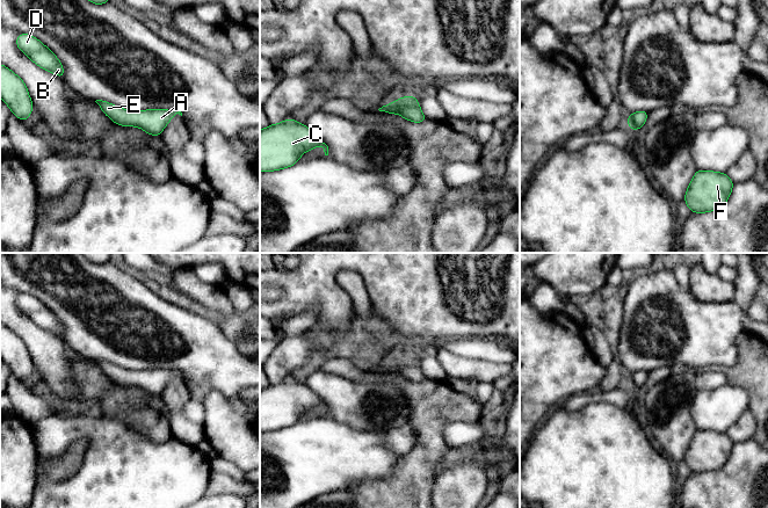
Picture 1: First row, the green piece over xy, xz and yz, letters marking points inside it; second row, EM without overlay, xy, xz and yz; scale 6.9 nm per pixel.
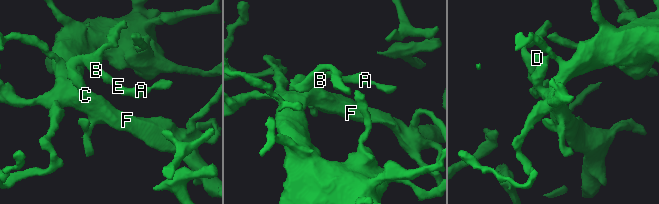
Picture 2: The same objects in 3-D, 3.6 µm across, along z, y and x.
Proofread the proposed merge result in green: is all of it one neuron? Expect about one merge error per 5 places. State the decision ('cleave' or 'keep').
keep

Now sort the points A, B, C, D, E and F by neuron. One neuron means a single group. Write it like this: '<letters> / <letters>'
A B C D E F

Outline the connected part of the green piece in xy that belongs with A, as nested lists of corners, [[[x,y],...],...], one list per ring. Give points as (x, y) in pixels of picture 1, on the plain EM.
[[[95,361],[101,370],[114,383],[124,386],[137,386],[152,395],[160,395],[168,382],[182,372],[179,370],[148,369],[148,370],[126,370],[107,361]]]

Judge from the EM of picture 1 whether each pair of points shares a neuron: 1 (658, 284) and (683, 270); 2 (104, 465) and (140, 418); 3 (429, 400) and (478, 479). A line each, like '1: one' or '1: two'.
1: two
2: two
3: two

